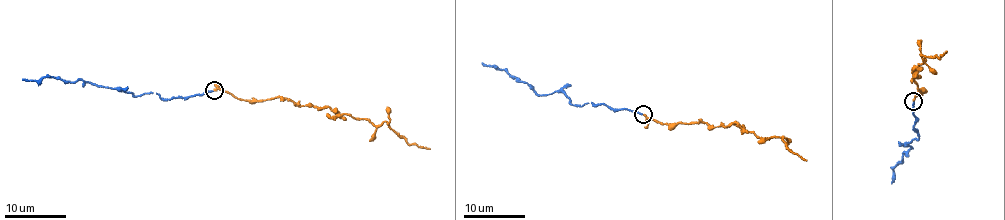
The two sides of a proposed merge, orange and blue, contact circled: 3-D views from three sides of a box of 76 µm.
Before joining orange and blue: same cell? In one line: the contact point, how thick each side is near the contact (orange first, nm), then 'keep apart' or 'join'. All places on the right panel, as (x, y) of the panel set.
place (913, 101); calibres 160 and 160 nm; join

